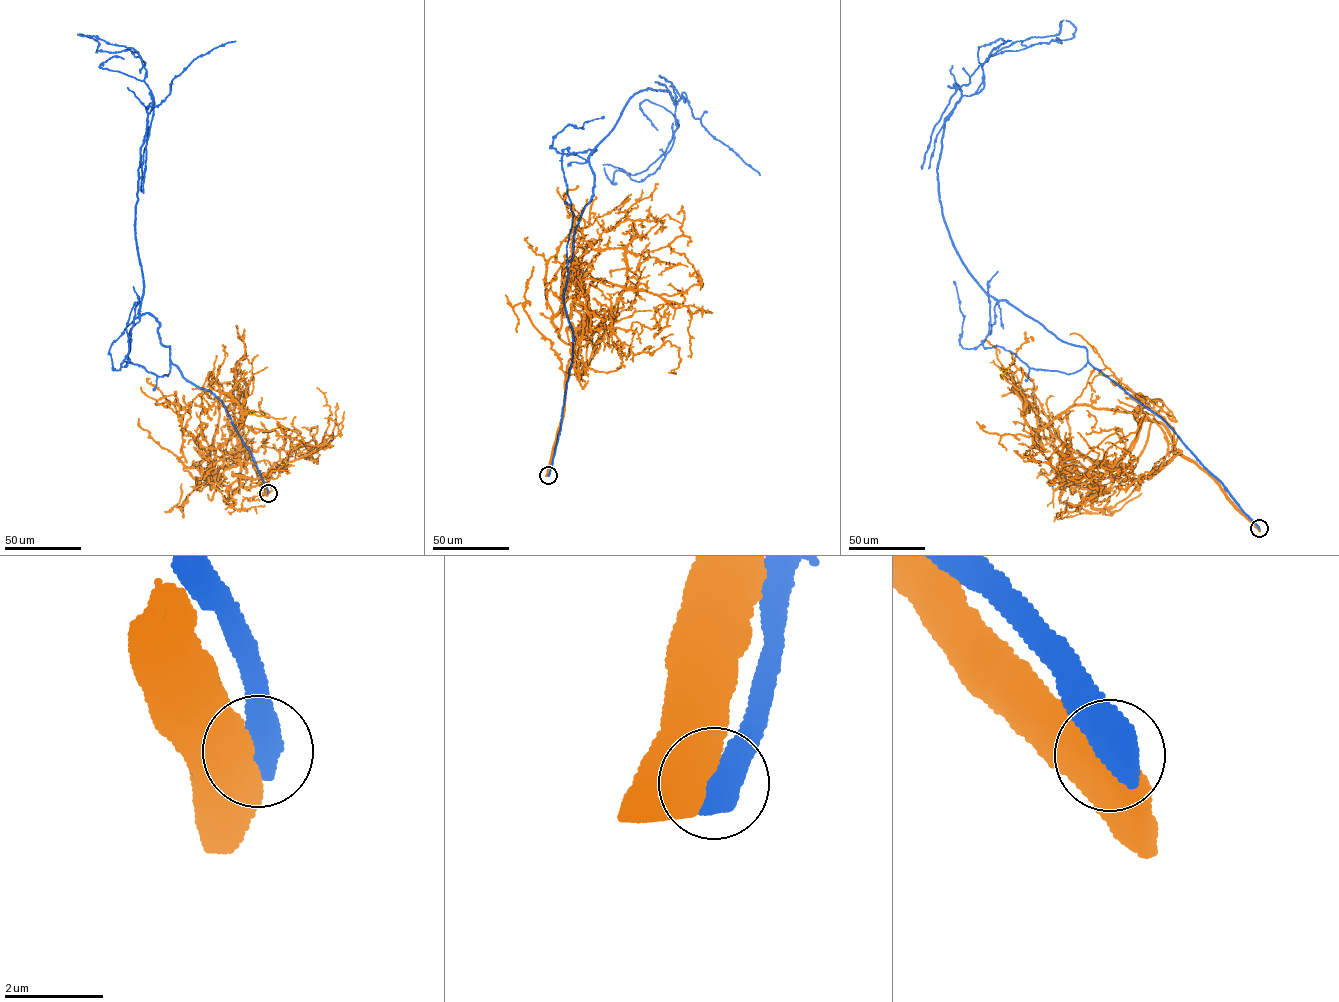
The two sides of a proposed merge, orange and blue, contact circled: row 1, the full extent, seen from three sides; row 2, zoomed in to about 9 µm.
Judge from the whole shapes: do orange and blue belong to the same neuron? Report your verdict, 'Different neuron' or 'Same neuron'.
Different neuron

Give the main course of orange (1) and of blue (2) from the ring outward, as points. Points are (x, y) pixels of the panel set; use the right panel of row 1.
1: (1259, 528), (1173, 450), (1147, 476), (1106, 468), (1093, 499), (1125, 471), (1101, 466), (1107, 449), (1144, 414)
2: (1259, 528), (1085, 348), (984, 290), (950, 236), (944, 118), (983, 88), (990, 57), (1071, 39), (1066, 20)

